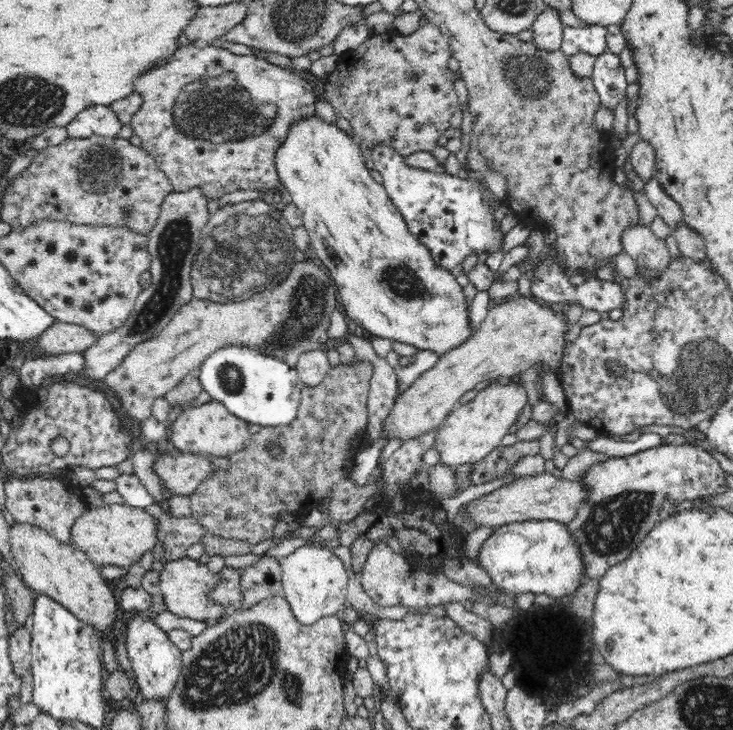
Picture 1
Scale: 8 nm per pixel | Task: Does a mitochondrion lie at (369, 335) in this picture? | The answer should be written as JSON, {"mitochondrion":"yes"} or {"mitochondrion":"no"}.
{"mitochondrion":"no"}

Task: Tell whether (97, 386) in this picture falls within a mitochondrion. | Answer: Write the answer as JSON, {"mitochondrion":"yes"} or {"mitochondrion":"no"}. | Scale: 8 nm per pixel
{"mitochondrion":"no"}

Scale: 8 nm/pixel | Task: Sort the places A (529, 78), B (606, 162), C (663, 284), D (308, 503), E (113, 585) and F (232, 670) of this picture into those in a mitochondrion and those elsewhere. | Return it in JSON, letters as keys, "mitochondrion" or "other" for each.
{"A":"mitochondrion","B":"other","C":"other","D":"other","E":"other","F":"mitochondrion"}

